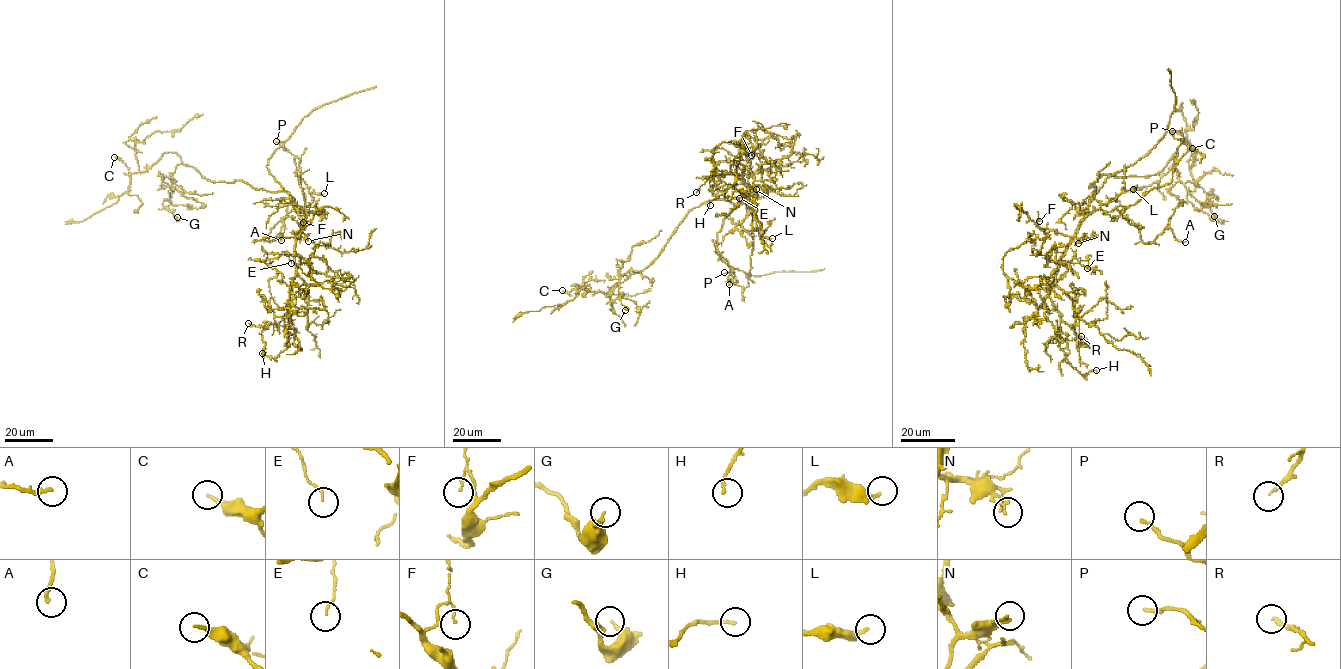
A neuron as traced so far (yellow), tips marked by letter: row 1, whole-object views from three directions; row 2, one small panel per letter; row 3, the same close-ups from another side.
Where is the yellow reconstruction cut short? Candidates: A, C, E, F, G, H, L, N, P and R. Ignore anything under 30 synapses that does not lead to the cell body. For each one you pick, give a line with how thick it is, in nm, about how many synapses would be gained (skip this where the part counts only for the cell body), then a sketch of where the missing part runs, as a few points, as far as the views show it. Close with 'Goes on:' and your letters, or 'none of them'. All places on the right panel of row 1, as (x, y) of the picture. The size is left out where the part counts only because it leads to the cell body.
Goes on: none of them

